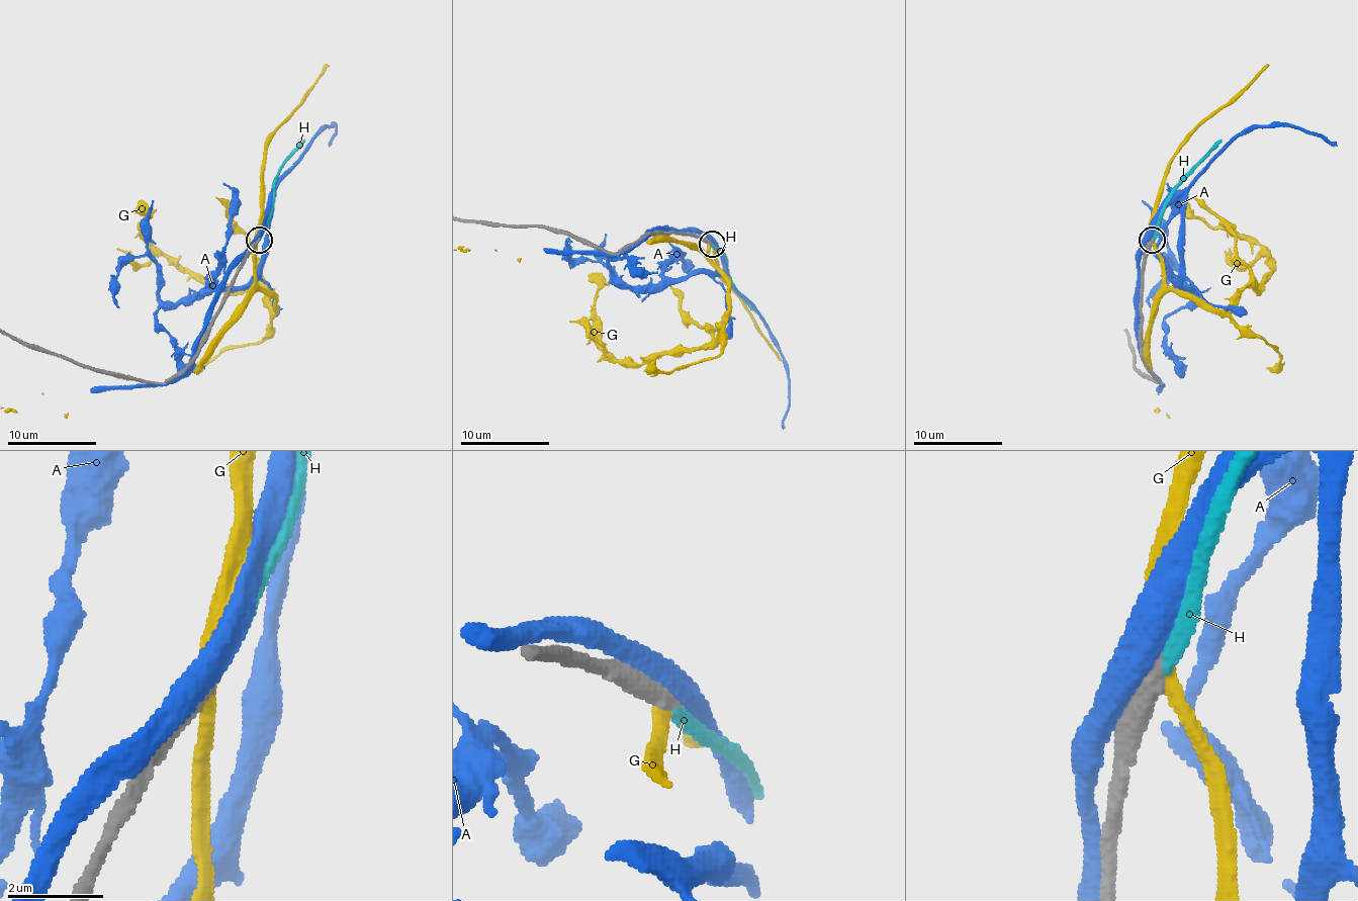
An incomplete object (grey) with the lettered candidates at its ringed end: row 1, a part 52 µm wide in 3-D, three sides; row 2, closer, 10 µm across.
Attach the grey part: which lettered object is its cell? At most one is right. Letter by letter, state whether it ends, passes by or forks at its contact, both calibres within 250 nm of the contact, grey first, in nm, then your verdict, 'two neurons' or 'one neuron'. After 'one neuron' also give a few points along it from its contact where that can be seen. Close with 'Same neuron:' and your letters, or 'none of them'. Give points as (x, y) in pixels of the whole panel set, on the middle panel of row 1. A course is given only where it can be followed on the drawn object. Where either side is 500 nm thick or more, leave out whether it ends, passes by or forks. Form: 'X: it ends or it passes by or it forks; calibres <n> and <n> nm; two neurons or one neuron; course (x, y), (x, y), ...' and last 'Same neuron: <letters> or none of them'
A: calibres 600 and 550 nm; two neurons
G: it passes by; calibres 460 and 320 nm; two neurons
H: it ends; calibres 360 and 280 nm; one neuron; course (710, 244), (726, 257), (726, 272), (737, 292), (756, 312)
Same neuron: H

